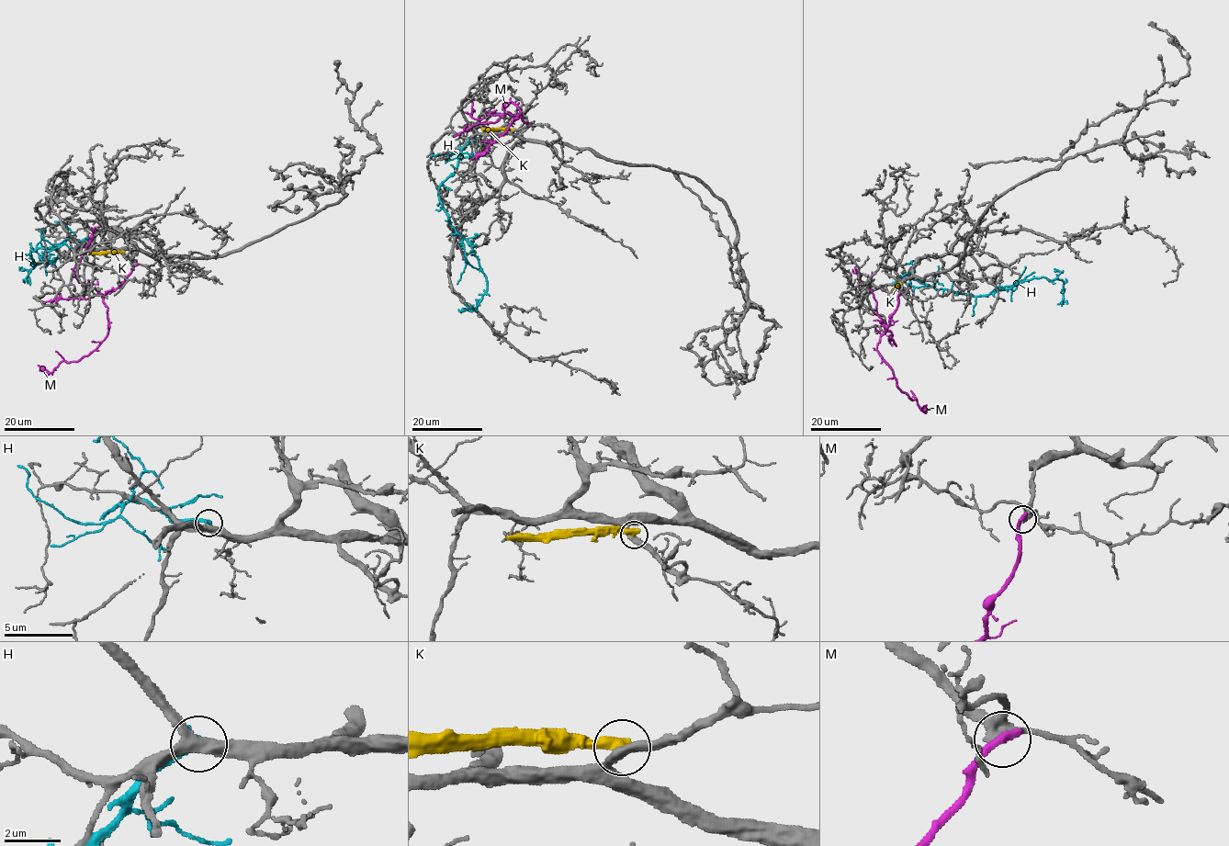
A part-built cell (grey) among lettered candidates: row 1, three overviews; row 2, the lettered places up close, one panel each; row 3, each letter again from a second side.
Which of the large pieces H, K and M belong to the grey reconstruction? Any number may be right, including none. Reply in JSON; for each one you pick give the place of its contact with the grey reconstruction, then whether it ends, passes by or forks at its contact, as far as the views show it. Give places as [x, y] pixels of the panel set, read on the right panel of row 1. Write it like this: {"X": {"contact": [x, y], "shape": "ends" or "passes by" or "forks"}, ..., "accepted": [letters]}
{"accepted": []}

